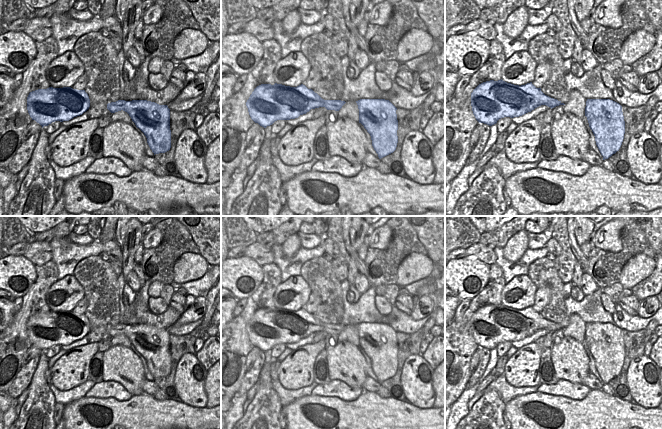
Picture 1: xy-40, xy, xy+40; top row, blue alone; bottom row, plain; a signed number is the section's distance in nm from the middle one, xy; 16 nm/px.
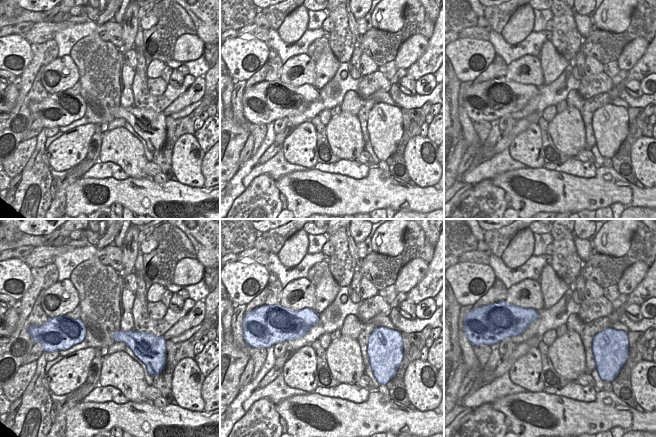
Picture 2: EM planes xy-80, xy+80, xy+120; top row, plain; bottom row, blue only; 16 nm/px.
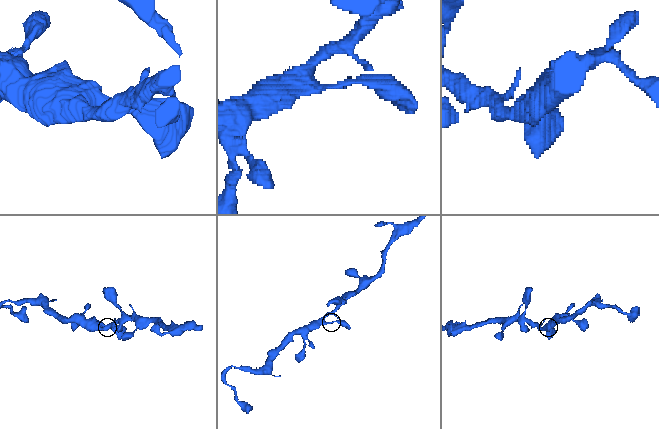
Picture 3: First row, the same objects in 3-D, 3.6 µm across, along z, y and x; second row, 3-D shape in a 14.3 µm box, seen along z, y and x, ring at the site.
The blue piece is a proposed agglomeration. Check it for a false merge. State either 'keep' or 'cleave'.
keep

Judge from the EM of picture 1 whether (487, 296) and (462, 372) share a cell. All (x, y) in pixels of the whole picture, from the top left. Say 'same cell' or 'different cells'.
same cell

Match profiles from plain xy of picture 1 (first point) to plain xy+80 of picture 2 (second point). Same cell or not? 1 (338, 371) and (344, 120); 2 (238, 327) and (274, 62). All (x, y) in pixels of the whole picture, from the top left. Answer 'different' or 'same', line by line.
1: same
2: same

